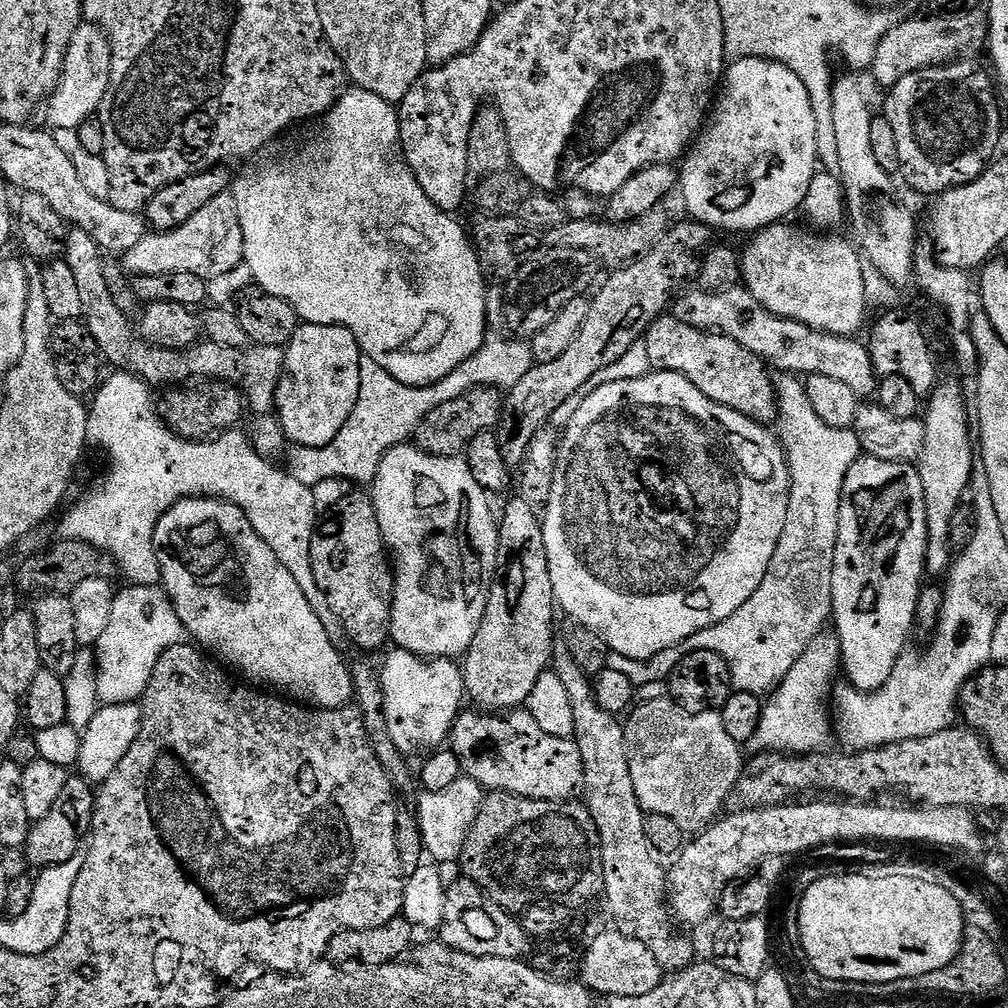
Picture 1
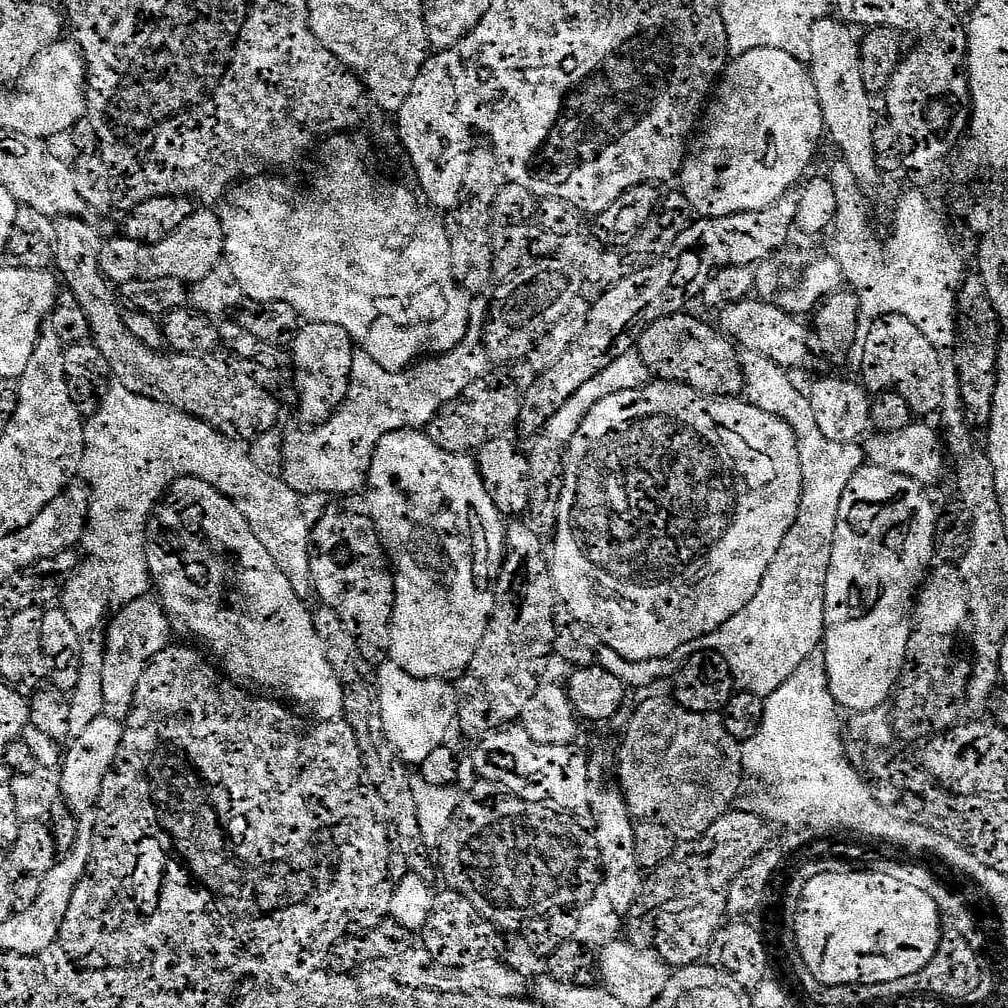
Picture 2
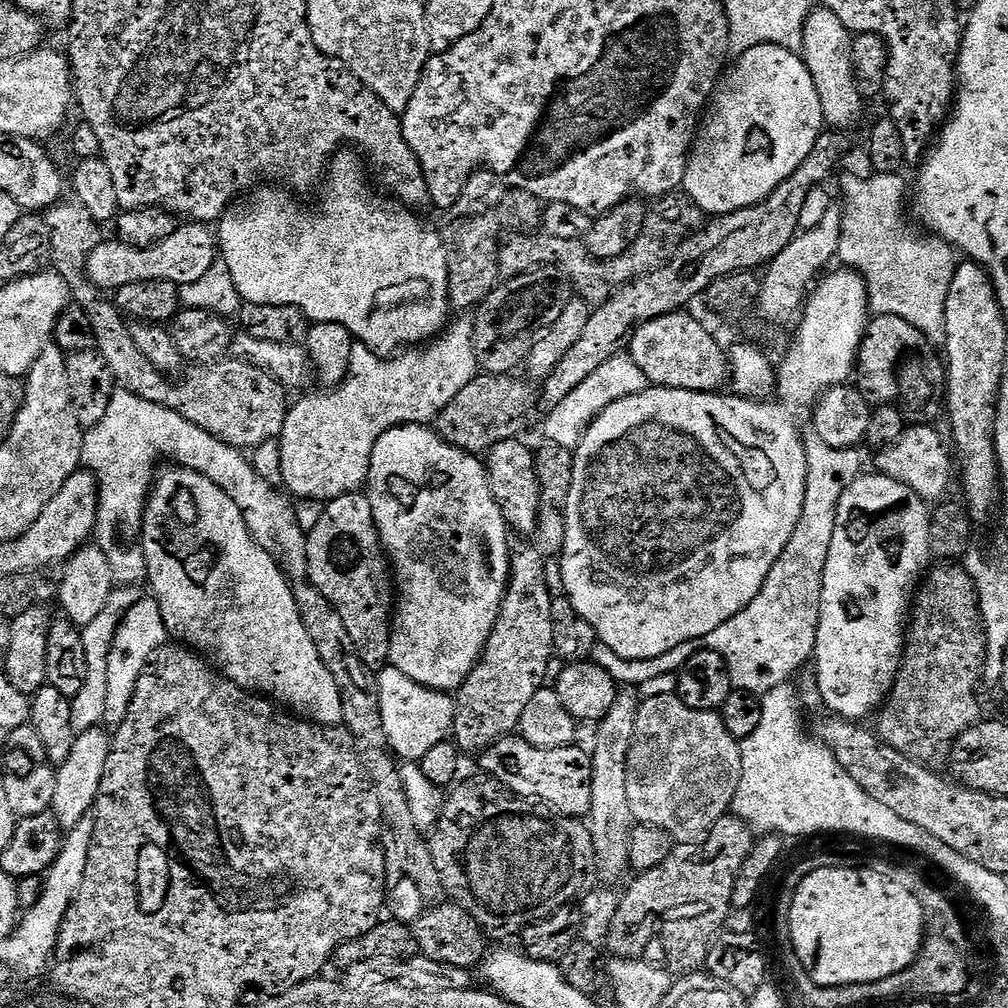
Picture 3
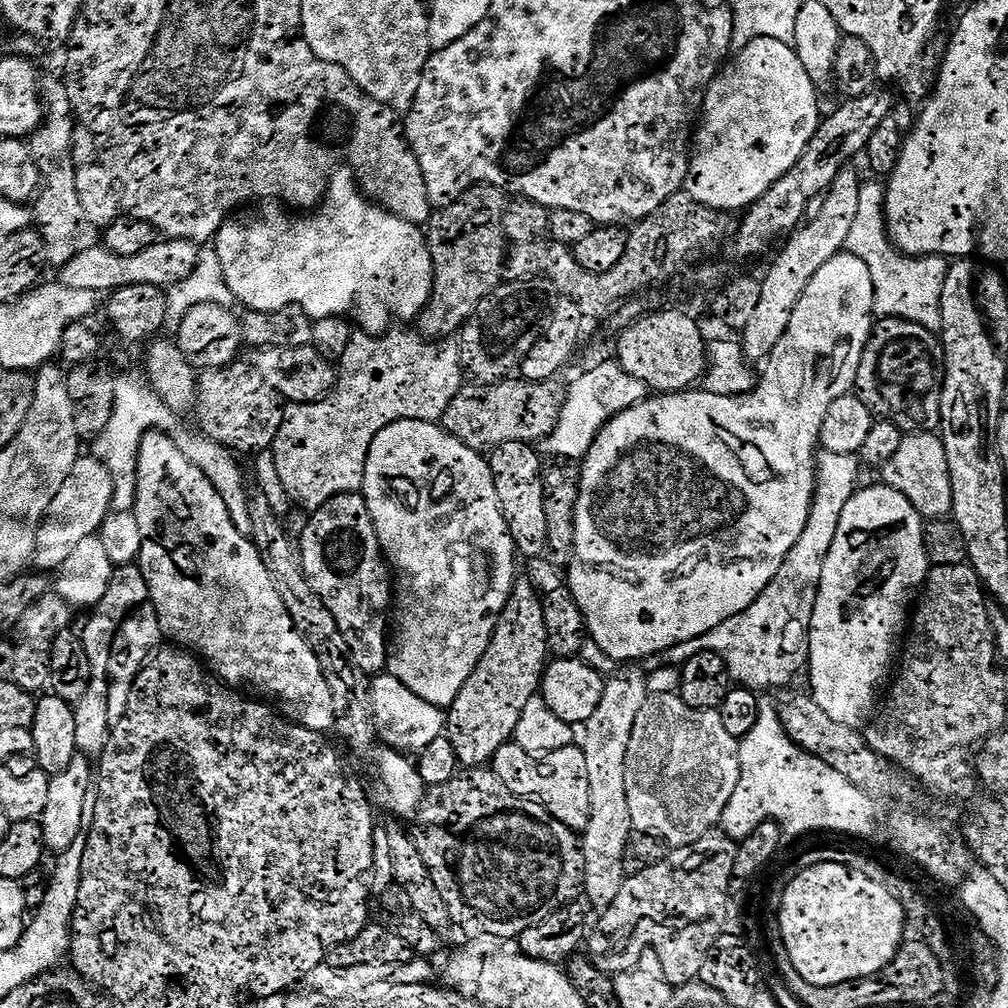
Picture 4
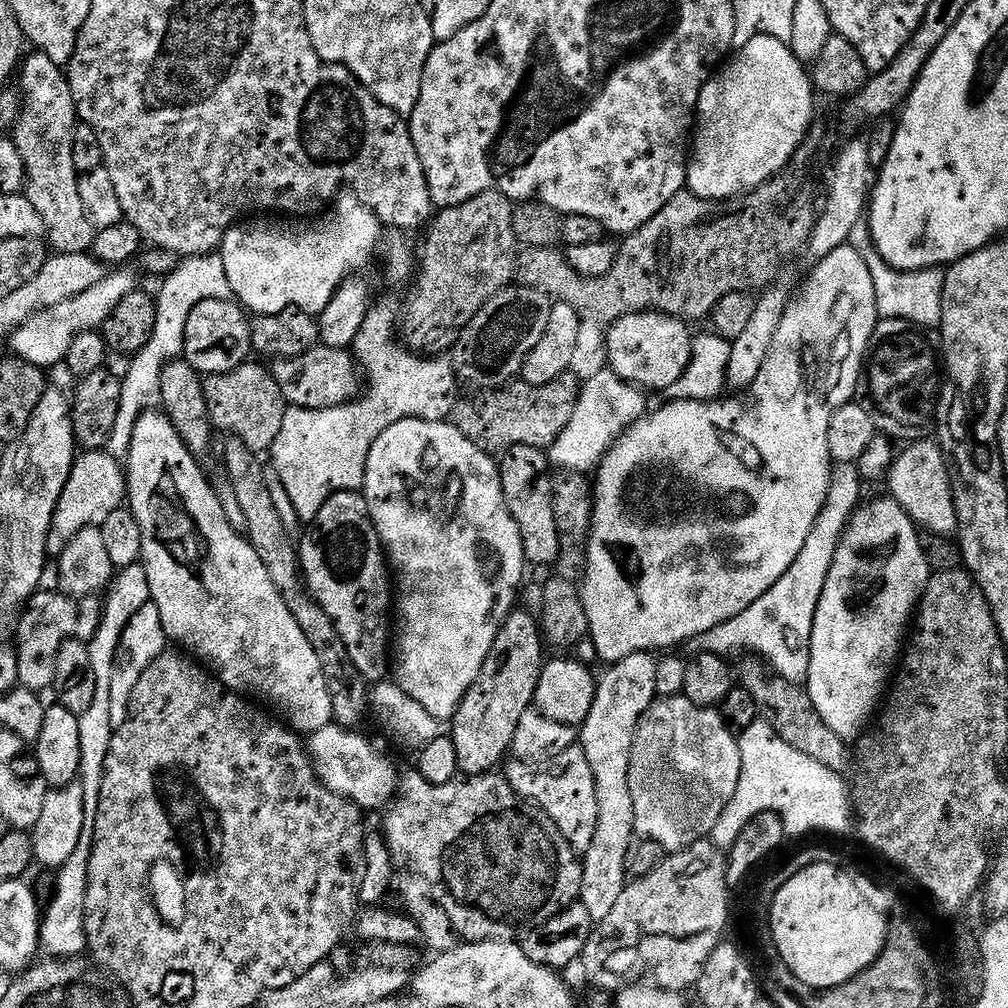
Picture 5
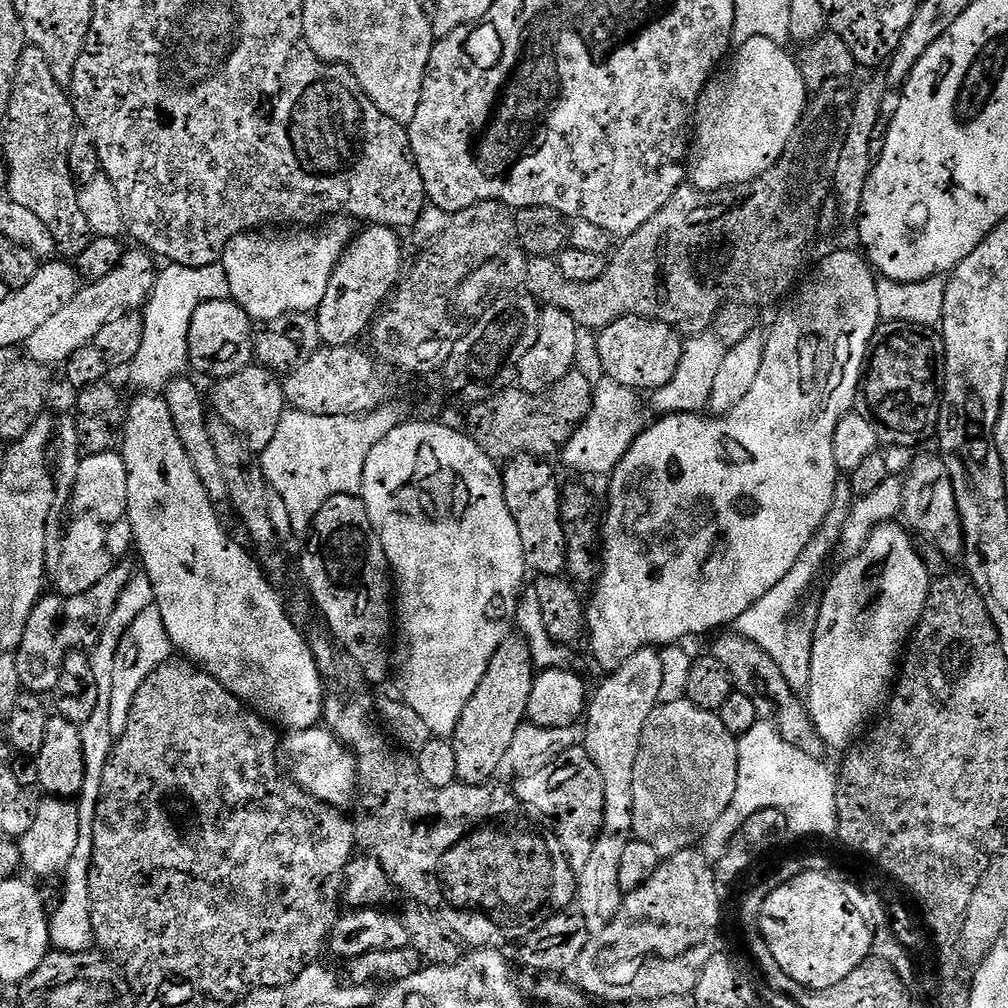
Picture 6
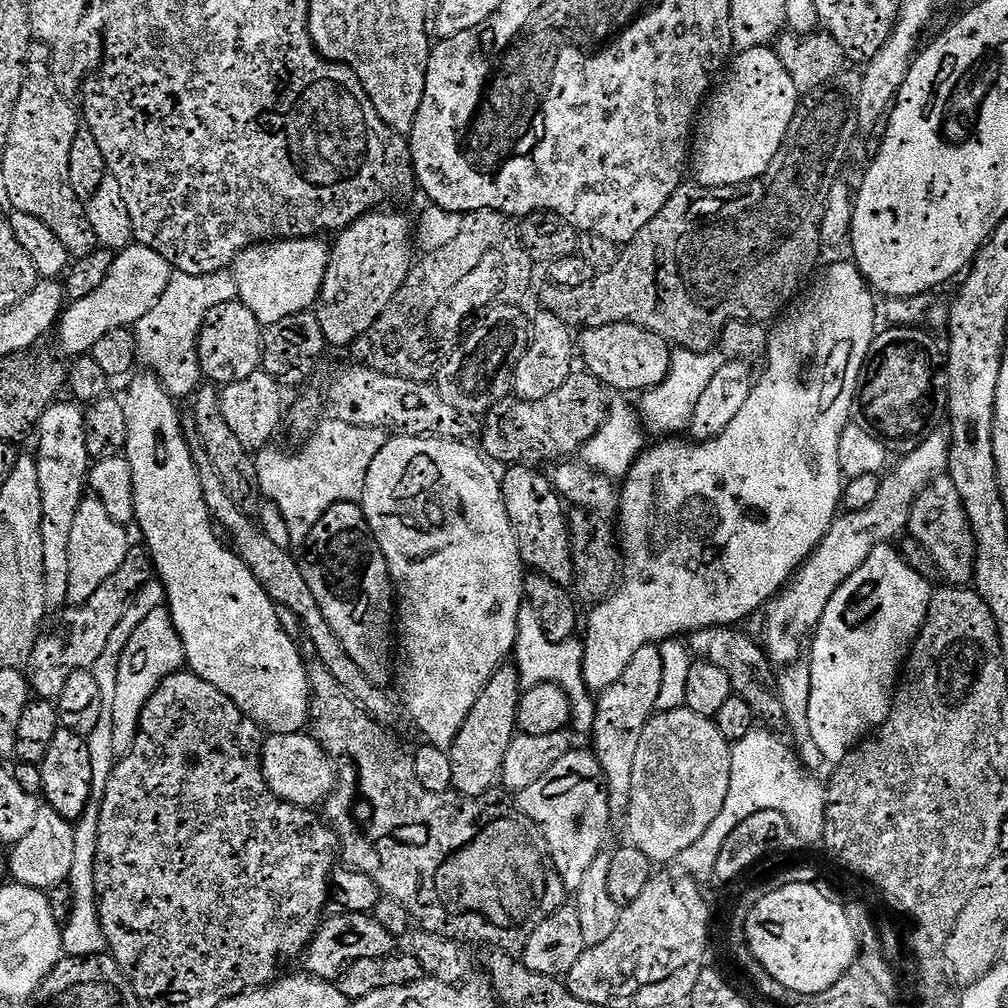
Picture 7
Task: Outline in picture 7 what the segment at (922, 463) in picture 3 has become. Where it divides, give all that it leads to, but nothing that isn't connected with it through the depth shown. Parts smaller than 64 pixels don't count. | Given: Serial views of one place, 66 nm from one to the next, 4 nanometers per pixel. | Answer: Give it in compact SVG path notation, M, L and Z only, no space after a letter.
M947 474L926 485L914 502L908 519L907 531L926 548L936 563L939 575L949 585L968 586L976 575L976 543L970 530L970 522L964 513L962 498L958 498L958 486Z

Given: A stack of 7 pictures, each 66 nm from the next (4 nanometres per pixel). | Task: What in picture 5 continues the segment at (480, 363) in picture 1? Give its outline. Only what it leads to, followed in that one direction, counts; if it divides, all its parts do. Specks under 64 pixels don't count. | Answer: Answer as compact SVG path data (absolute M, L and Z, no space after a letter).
M373 303L366 322L362 322L362 330L358 330L358 338L354 338L351 351L366 381L359 398L333 408L288 406L285 410L282 428L270 449L270 468L279 476L301 521L311 522L334 494L363 489L370 450L394 422L447 421L453 415L458 385L451 359L399 348L392 337L392 319L395 321L397 316L398 308L394 305Z

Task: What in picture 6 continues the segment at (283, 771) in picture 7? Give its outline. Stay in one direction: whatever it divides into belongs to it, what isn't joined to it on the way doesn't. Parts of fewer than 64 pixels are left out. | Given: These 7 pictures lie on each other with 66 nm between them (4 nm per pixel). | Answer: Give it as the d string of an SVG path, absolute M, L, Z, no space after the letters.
M317 726L285 735L278 752L286 772L288 767L287 775L301 791L307 792L316 800L321 800L323 804L331 804L334 808L343 809L344 804L353 803L358 792L356 758L327 727Z

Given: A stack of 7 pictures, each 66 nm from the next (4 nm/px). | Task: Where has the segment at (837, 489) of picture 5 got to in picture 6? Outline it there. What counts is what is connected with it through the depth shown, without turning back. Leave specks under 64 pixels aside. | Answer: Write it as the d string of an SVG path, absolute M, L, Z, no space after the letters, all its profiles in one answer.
M837 483L832 505L822 526L814 534L814 538L809 544L804 547L802 554L798 554L798 562L794 562L794 566L790 566L790 574L786 574L786 578L782 578L782 582L778 582L778 586L774 586L774 590L770 590L762 598L758 598L758 602L754 602L754 606L750 606L750 610L746 610L746 614L742 614L734 625L735 635L744 636L762 650L766 650L766 654L770 654L770 658L778 666L779 672L786 678L787 684L797 694L805 693L809 686L812 647L806 642L802 644L801 640L796 637L796 628L792 625L792 615L799 610L800 603L807 598L808 591L811 590L812 583L815 582L816 575L820 572L820 567L831 558L832 548L834 552L839 545L840 535L846 526L846 518L852 512L853 503L851 483Z

